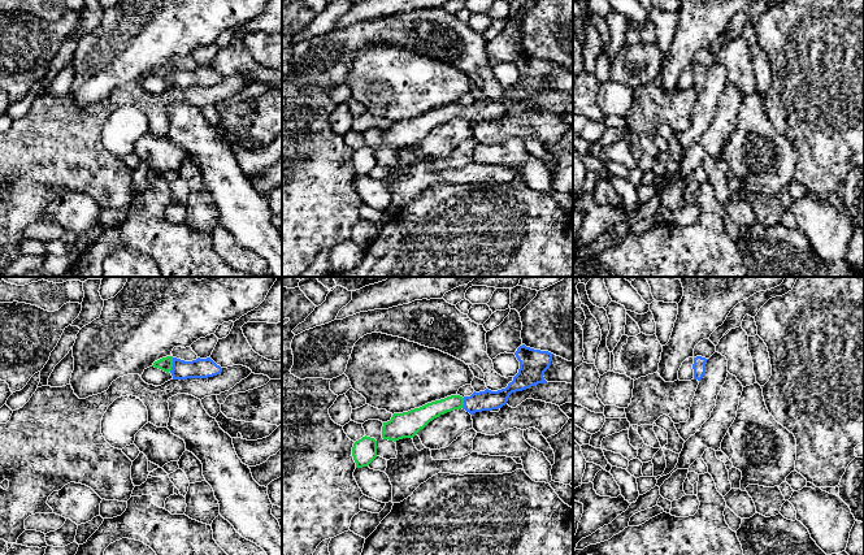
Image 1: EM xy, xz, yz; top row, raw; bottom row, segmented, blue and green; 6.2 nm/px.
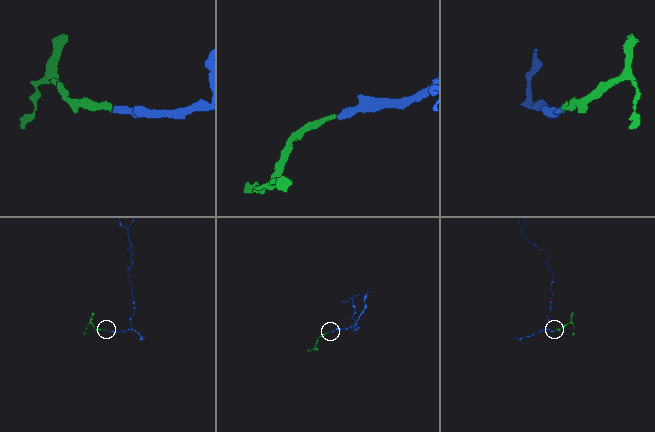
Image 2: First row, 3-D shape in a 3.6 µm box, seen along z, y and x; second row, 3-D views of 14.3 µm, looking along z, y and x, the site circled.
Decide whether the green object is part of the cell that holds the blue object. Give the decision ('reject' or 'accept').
accept

